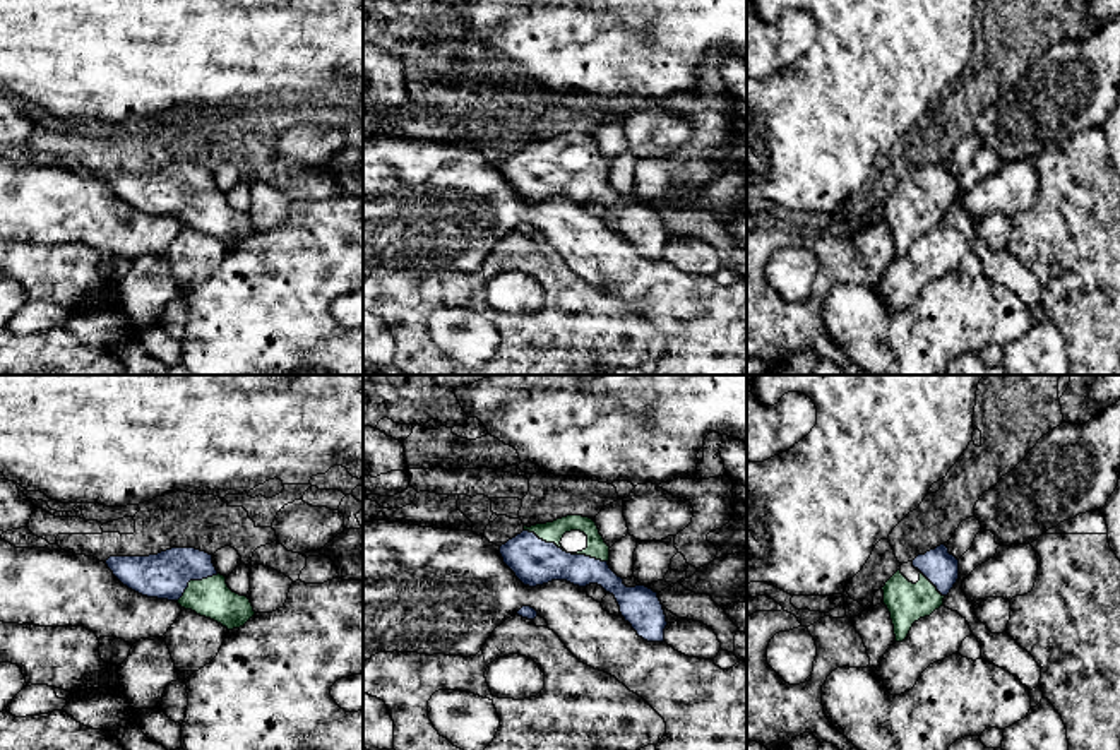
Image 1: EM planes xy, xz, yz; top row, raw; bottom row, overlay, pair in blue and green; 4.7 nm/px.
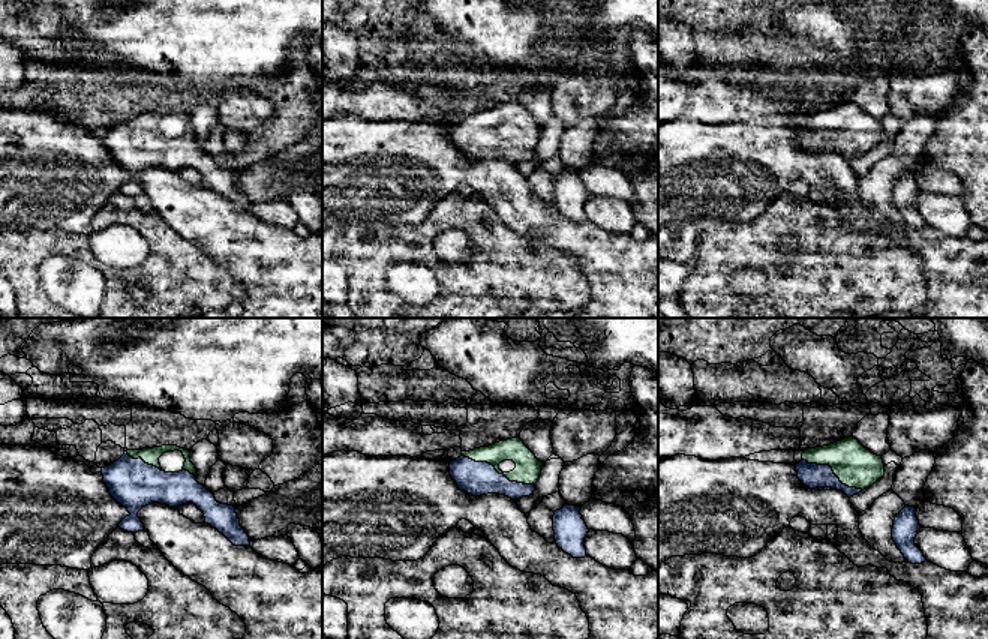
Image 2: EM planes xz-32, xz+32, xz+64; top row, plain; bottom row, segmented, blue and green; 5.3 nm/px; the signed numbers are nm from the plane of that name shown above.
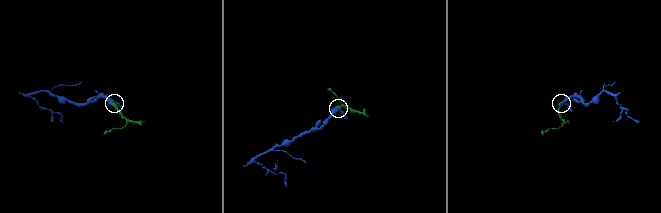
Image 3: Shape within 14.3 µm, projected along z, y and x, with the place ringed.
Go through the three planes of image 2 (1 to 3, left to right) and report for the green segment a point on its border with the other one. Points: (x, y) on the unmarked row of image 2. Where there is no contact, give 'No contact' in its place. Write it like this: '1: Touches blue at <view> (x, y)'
1: Touches blue at xz-32 (143, 125)
2: Touches blue at xz+32 (496, 135)
3: Touches blue at xz+64 (832, 135)

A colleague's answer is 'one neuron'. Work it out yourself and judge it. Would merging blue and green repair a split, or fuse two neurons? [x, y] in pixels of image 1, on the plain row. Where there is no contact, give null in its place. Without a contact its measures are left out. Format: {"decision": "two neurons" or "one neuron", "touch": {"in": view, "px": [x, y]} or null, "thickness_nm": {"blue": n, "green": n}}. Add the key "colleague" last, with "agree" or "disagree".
{"decision": "one neuron", "touch": {"in": "xy", "px": [194, 196]}, "thickness_nm": {"blue": 220, "green": 190}, "colleague": "agree"}

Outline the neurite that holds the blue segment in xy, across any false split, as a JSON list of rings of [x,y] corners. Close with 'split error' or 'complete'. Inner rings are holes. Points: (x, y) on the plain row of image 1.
[[[171,164],[149,173],[110,173],[104,180],[128,205],[147,214],[176,217],[182,224],[211,235],[228,247],[243,243],[255,231],[250,216],[228,204],[226,193],[212,180],[212,171],[206,168]]] | split error

